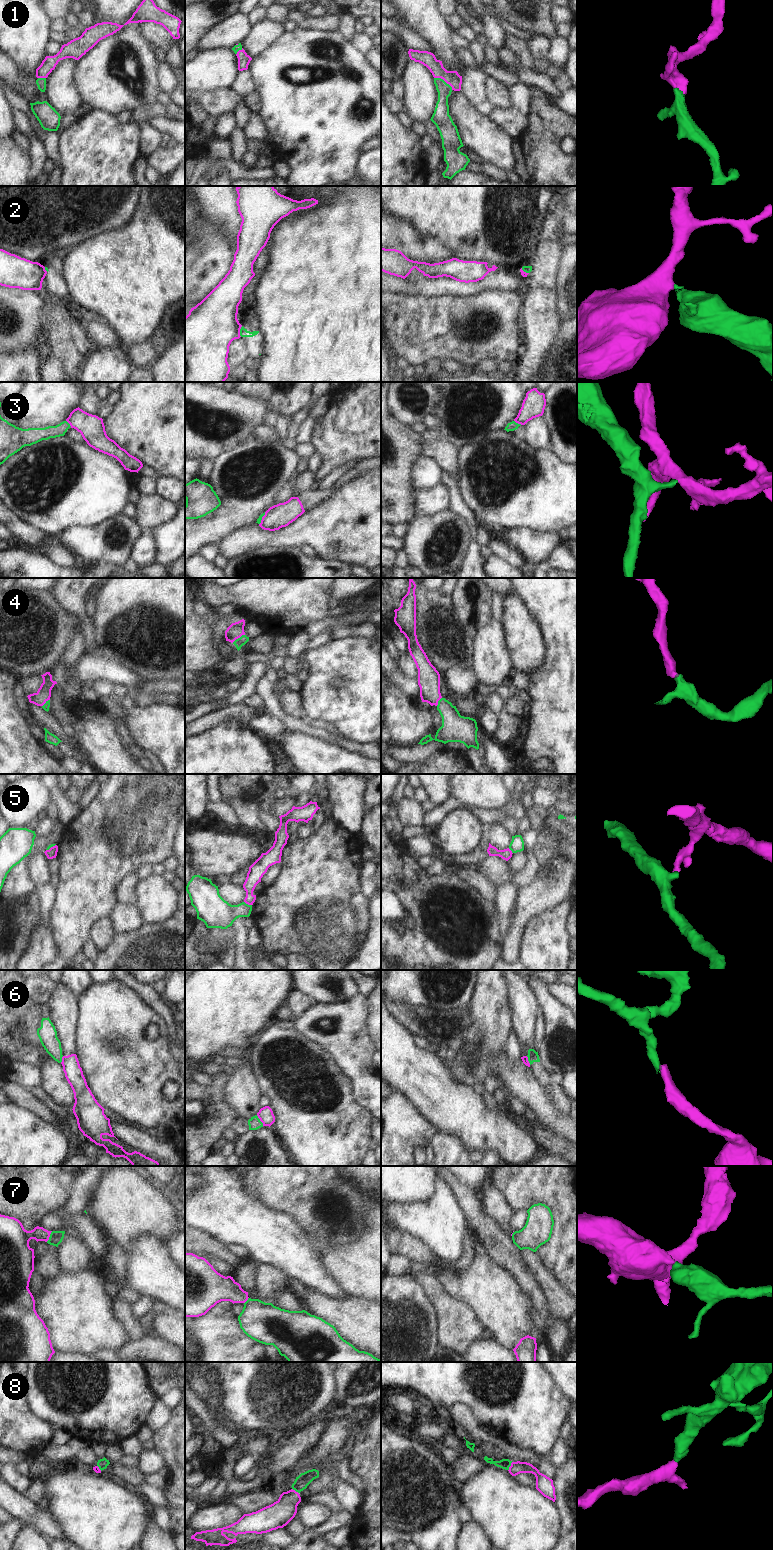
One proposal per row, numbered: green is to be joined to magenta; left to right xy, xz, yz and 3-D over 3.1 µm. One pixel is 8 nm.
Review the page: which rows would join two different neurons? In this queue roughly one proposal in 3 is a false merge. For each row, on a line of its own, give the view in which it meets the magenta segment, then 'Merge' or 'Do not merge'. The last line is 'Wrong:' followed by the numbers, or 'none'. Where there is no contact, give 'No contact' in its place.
1: Touches magenta in yz. Merge
2: Touches magenta in xz. Do not merge
3: Touches magenta in yz. Do not merge
4: Touches magenta in xz. Merge
5: Touches magenta in xz. Do not merge
6: Touches magenta in xz. Do not merge
7: Touches magenta in xy. Merge
8: Touches magenta in yz. Merge
Wrong: 2, 3, 5, 6.

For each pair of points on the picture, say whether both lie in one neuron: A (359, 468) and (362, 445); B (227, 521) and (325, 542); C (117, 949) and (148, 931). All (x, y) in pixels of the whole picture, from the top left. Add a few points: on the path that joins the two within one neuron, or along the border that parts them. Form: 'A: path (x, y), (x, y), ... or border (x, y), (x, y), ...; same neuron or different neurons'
A: border (370, 457), (362, 459); different neurons
B: border (255, 522), (227, 535); different neurons
C: path (125, 949), (130, 949), (140, 939); same neuron

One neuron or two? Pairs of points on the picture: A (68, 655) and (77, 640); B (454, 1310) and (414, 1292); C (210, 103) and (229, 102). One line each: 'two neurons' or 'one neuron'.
A: one neuron
B: two neurons
C: one neuron

